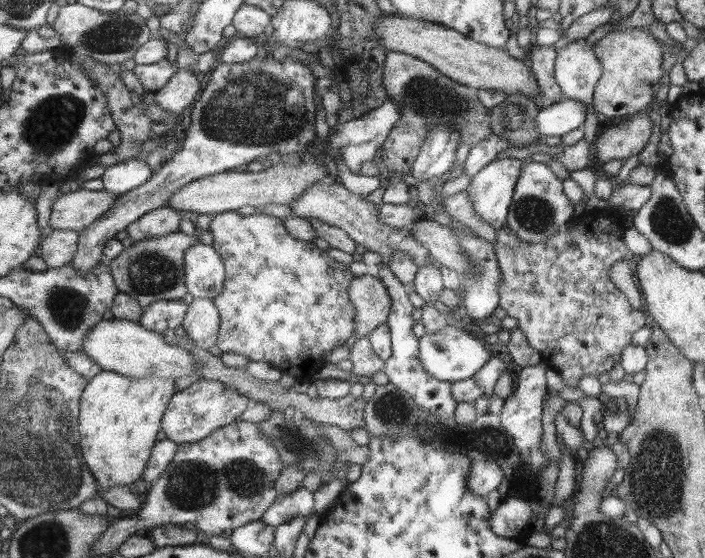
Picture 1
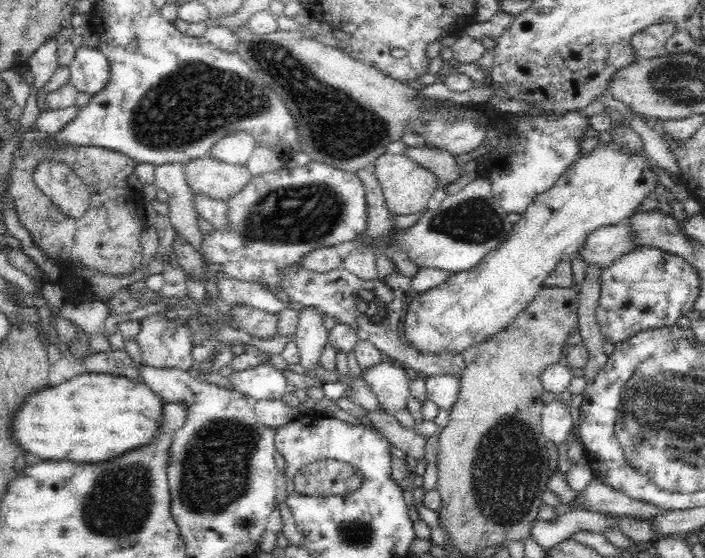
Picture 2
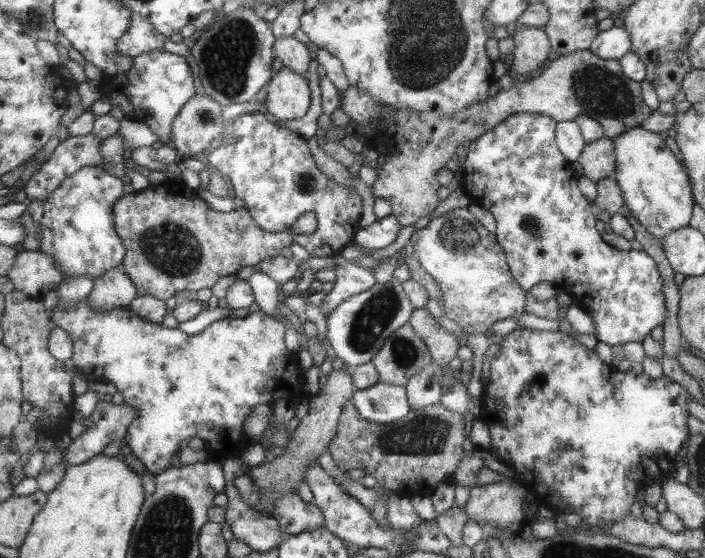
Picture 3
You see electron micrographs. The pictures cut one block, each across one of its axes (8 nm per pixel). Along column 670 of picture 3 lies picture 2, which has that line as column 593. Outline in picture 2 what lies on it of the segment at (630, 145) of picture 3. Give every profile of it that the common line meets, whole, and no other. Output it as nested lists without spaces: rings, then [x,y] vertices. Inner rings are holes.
[[[600,144],[592,154],[580,156],[556,184],[528,204],[512,234],[492,248],[480,264],[456,272],[446,284],[416,296],[406,308],[406,344],[422,354],[460,352],[496,332],[502,332],[538,296],[554,268],[580,252],[598,228],[616,226],[634,216],[634,208],[654,192],[658,182],[640,156],[628,156],[614,144]]]

